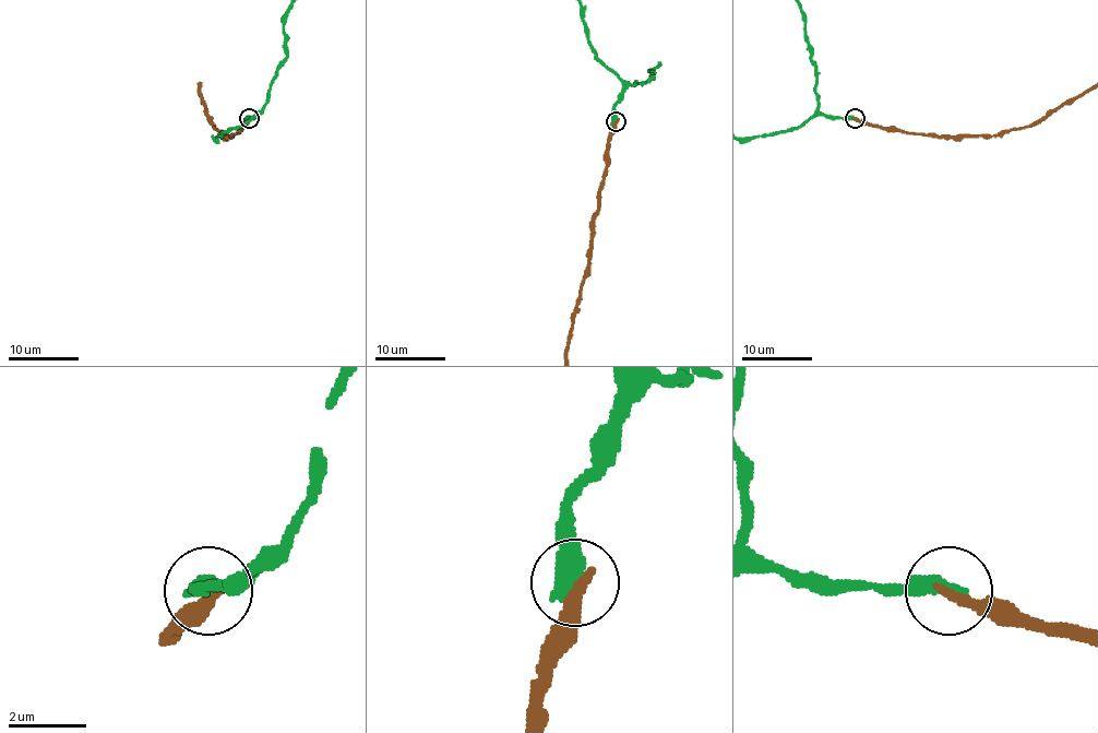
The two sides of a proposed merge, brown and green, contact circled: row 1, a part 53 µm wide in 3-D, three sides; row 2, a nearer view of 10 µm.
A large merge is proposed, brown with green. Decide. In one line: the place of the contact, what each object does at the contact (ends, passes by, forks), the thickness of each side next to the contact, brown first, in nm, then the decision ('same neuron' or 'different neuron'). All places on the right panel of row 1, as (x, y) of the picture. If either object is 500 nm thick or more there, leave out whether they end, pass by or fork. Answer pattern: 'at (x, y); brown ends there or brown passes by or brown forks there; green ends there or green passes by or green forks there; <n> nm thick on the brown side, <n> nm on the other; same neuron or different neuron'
at (855, 118); 320 nm thick on the brown side, 500 nm on the other; different neuron

